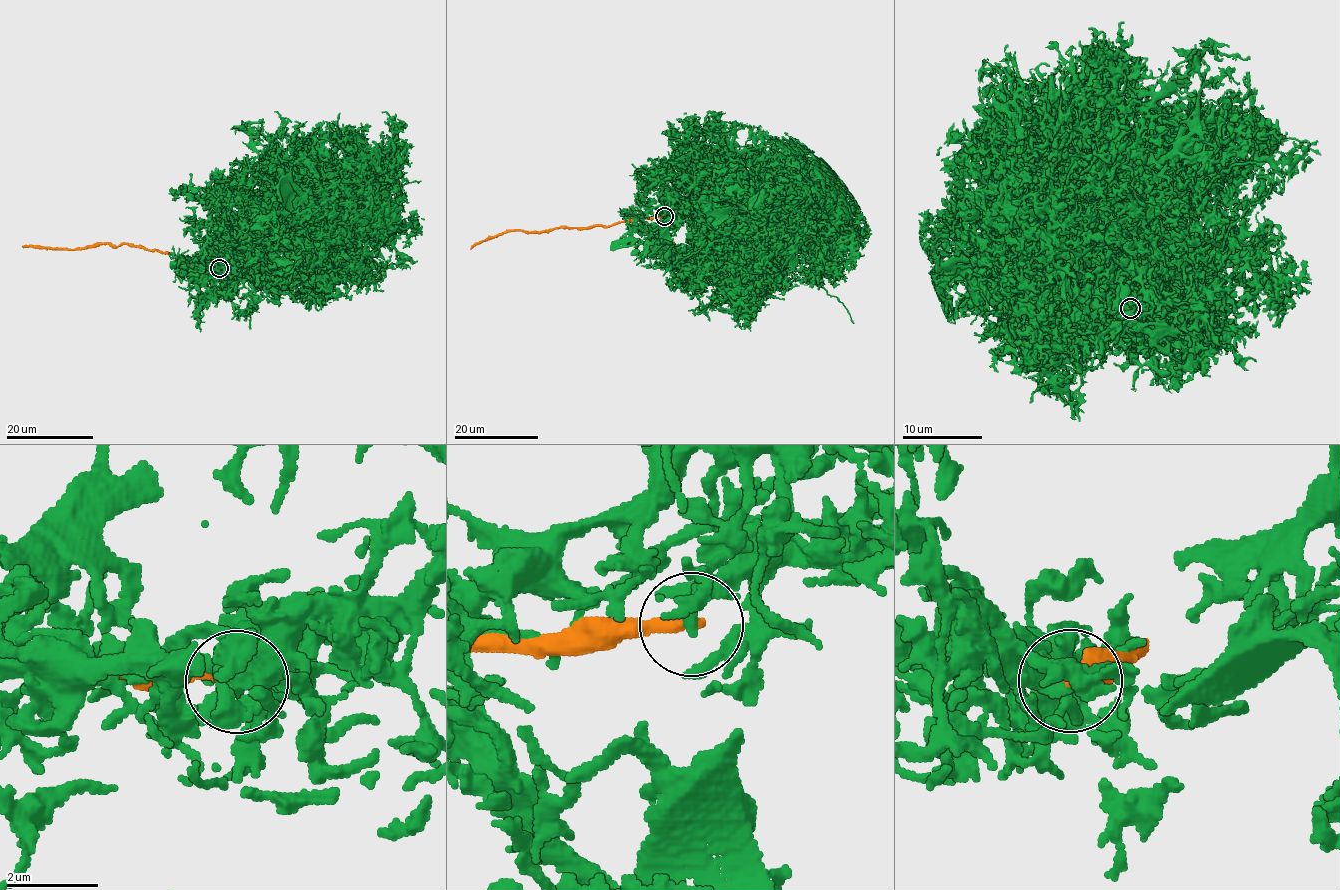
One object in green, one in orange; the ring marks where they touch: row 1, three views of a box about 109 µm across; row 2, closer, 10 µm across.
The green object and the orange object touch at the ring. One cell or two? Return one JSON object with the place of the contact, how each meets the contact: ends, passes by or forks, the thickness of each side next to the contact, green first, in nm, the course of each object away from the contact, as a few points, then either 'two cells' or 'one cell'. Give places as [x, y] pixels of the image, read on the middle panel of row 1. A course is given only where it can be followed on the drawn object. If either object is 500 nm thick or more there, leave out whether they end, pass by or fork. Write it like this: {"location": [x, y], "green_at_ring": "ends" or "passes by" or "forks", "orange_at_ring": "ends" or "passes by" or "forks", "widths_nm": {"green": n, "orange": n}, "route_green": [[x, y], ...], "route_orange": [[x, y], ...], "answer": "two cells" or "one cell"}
{"location": [664, 216], "green_at_ring": "ends", "orange_at_ring": "ends", "widths_nm": {"green": 400, "orange": 320}, "route_green": [[665, 215], [696, 205], [725, 205], [743, 196], [780, 194]], "route_orange": [[664, 216], [635, 218], [607, 226], [555, 227], [540, 231], [506, 230], [478, 242], [470, 249]], "answer": "two cells"}

